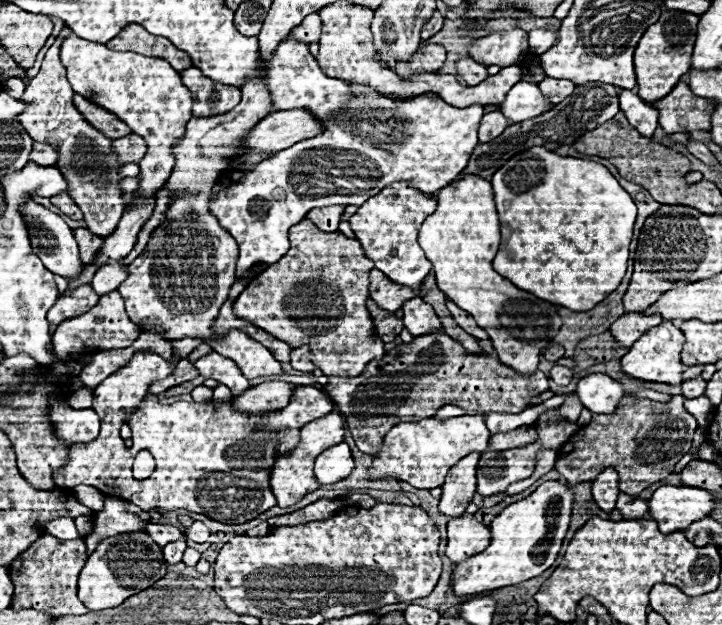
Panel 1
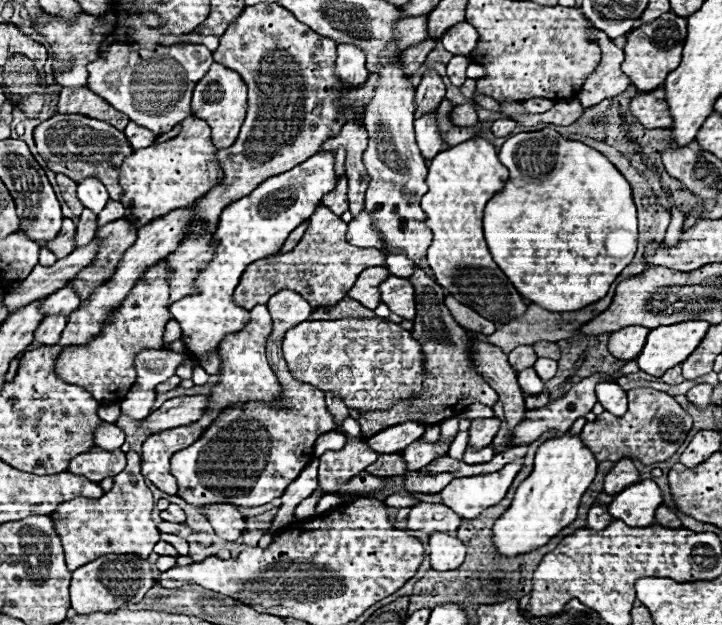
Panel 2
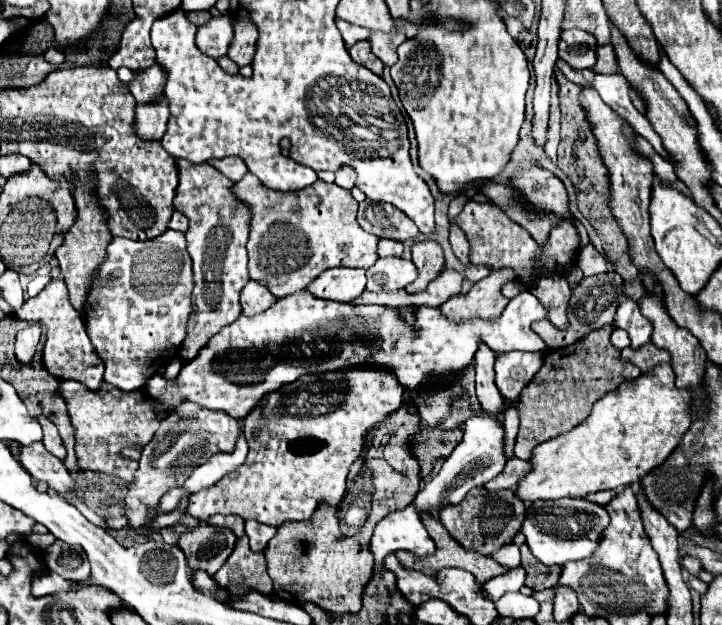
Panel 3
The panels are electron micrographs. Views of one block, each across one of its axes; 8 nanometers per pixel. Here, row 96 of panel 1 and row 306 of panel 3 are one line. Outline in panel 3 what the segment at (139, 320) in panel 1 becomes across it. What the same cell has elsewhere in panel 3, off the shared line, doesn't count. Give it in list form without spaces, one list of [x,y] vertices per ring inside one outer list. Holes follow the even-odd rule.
[[[250,280],[240,294],[242,314],[246,314],[246,316],[260,314],[260,312],[268,310],[274,302],[276,302],[276,298],[268,292],[268,288],[264,288],[262,284],[256,284],[254,280]]]

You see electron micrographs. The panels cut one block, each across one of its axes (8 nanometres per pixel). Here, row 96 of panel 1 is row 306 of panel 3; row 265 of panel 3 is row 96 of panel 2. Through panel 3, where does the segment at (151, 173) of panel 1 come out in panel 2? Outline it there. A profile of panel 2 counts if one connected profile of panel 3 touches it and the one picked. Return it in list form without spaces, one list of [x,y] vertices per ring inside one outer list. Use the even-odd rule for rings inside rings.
[[[114,44],[106,54],[88,66],[88,88],[98,92],[116,110],[128,114],[136,124],[160,136],[172,130],[176,122],[182,122],[192,114],[192,90],[196,82],[200,82],[200,78],[208,72],[212,62],[212,52],[202,44],[158,46],[156,50],[130,50],[130,46]]]

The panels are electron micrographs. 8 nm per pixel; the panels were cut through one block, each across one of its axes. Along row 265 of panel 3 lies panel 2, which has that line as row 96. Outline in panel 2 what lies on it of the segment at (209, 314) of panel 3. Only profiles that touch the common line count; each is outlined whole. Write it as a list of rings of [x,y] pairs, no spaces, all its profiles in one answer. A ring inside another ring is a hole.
[[[212,64],[210,72],[196,84],[192,96],[192,114],[208,122],[212,130],[212,142],[216,148],[228,148],[236,140],[240,126],[246,118],[246,84],[238,72],[222,66]]]

